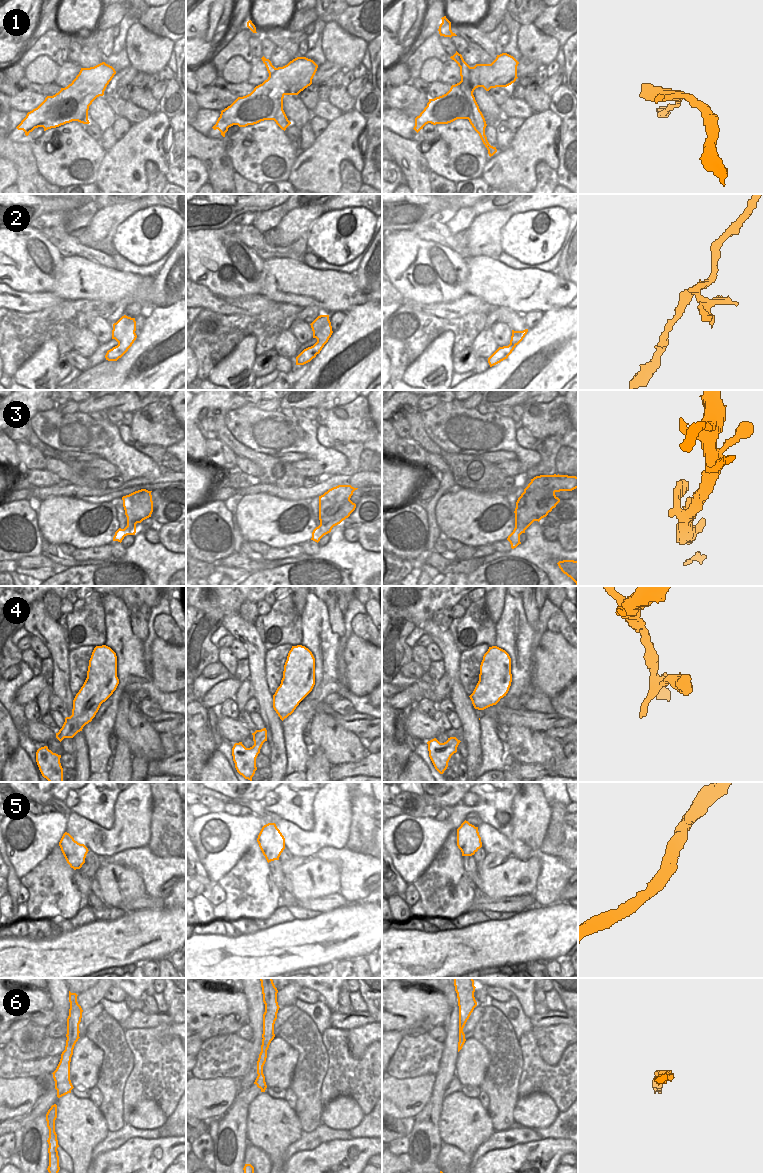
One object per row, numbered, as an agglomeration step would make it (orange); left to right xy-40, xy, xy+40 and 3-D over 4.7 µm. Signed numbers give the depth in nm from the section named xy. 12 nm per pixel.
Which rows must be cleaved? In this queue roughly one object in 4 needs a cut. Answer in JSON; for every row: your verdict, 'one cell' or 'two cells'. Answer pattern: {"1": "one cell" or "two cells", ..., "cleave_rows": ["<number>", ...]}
{"1": "one cell", "2": "one cell", "3": "one cell", "4": "one cell", "5": "one cell", "6": "one cell", "cleave_rows": []}

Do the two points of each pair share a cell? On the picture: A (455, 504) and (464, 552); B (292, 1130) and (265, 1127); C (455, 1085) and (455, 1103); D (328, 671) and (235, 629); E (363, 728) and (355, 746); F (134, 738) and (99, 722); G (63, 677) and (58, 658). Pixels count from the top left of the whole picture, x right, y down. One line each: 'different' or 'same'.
A: different
B: same
C: different
D: different
E: different
F: different
G: same

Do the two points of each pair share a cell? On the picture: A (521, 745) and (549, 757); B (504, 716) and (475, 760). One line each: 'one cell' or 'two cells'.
A: one cell
B: two cells

